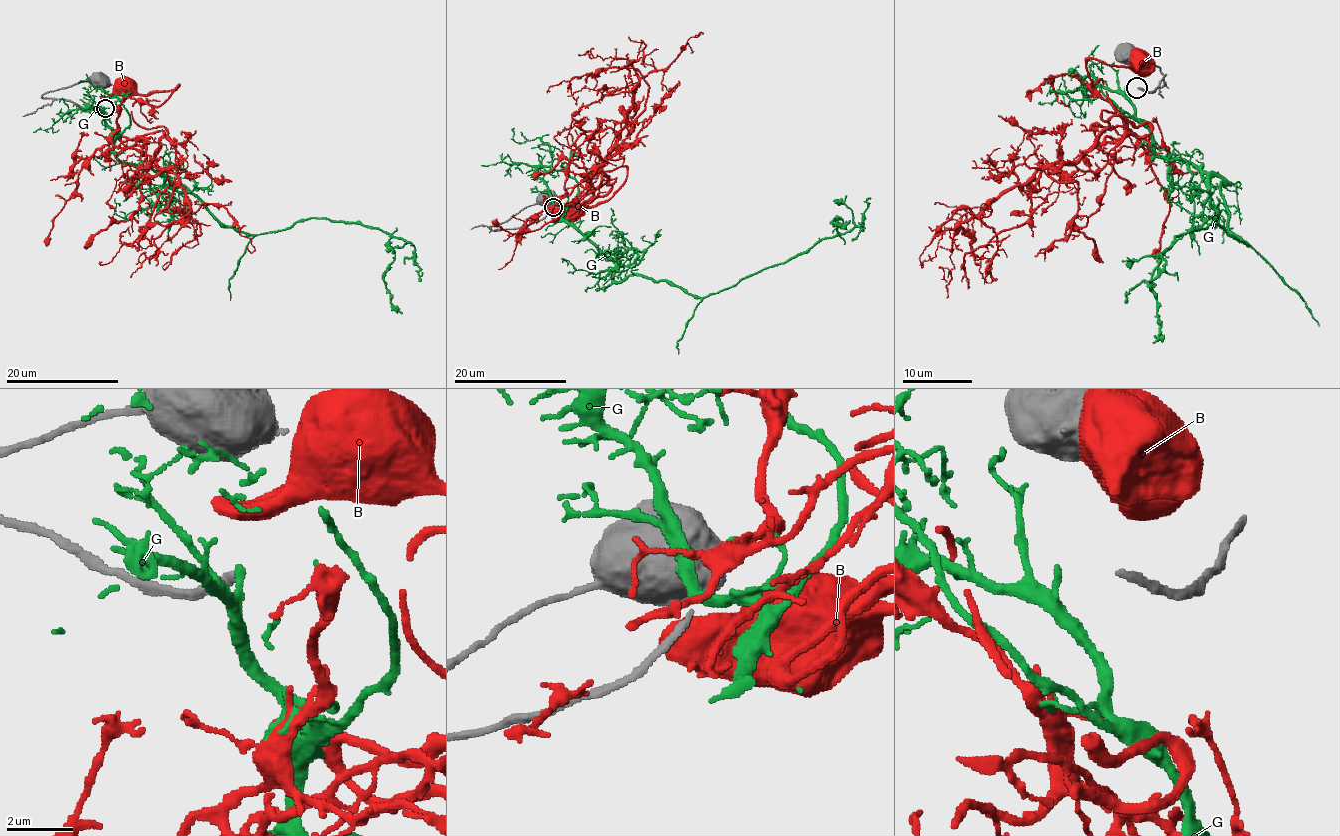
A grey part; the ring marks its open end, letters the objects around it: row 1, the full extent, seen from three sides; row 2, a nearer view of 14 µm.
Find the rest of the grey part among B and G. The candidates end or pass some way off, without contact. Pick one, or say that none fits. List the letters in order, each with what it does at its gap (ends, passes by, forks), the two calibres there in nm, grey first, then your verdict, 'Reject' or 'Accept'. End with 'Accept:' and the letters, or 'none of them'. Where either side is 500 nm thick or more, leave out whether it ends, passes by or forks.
B: Thickness 200 nm (grey) against 750 nm. Reject
G: It ends there. Thickness 200 nm (grey) against 240 nm. Accept
Accept: G

